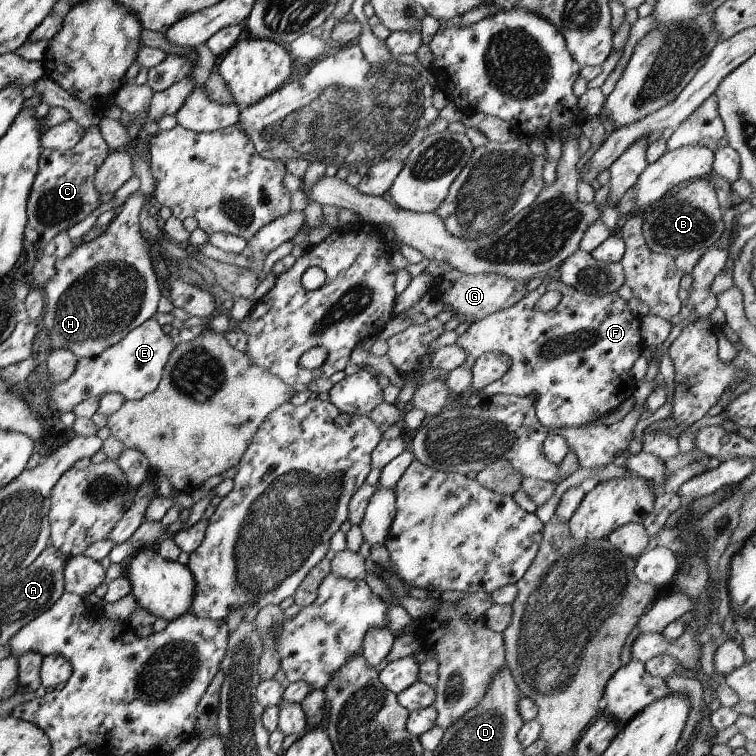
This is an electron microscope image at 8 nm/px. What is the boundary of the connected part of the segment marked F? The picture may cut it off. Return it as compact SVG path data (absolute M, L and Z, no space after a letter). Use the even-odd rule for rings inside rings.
M551 281L548 284L539 284L535 290L526 293L526 295L521 298L521 300L515 302L513 306L509 309L499 310L499 312L495 312L493 314L489 314L483 317L481 320L473 321L469 328L463 332L463 334L459 335L456 339L456 344L459 348L463 348L465 350L465 354L467 354L467 360L454 368L453 370L448 371L447 378L445 378L445 386L448 388L448 392L451 394L455 394L455 396L469 396L469 385L471 385L472 374L471 367L475 364L475 360L479 358L480 354L485 354L486 352L501 352L501 354L505 354L505 356L509 356L509 368L507 368L507 372L499 378L499 380L495 380L487 386L484 386L479 390L479 393L482 396L492 397L493 395L510 395L513 397L530 397L533 399L534 404L533 408L535 411L535 416L539 421L539 424L549 430L555 430L555 428L575 428L575 426L584 426L587 424L592 424L599 418L599 416L603 416L603 414L607 414L611 412L611 410L615 410L621 402L625 402L627 398L631 398L634 393L636 387L636 380L633 379L633 376L629 373L631 370L631 366L633 366L633 362L639 358L641 355L641 350L643 348L642 338L640 335L640 319L636 316L633 316L633 313L628 308L628 304L626 300L623 300L617 296L615 292L611 294L605 294L603 296L596 295L587 295L585 293L577 292L575 288L572 286L565 286L561 281ZM548 290L558 291L561 298L558 304L547 312L541 312L538 308L535 308L535 302L539 300L539 298Z

